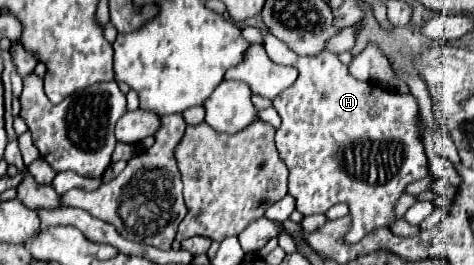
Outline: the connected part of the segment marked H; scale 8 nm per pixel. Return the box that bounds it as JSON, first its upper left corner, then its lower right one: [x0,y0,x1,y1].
[263,32,429,244]

